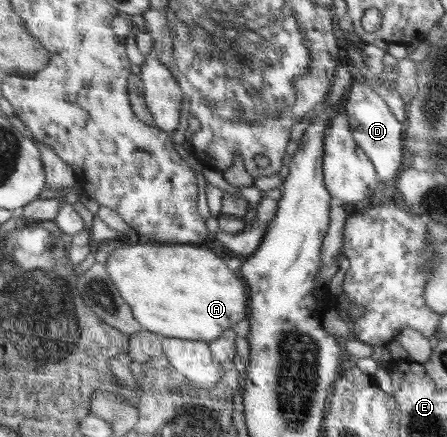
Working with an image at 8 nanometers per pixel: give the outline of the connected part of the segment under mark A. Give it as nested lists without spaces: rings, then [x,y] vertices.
[[[130,243],[118,247],[118,244],[115,244],[106,263],[108,275],[119,288],[119,294],[131,307],[142,329],[152,333],[172,338],[202,340],[207,343],[216,339],[224,330],[231,329],[243,319],[248,319],[248,315],[251,314],[251,290],[247,280],[240,275],[240,270],[232,271],[232,267],[228,267],[228,259],[224,259],[224,255],[217,255],[216,251],[208,248],[156,243]]]

